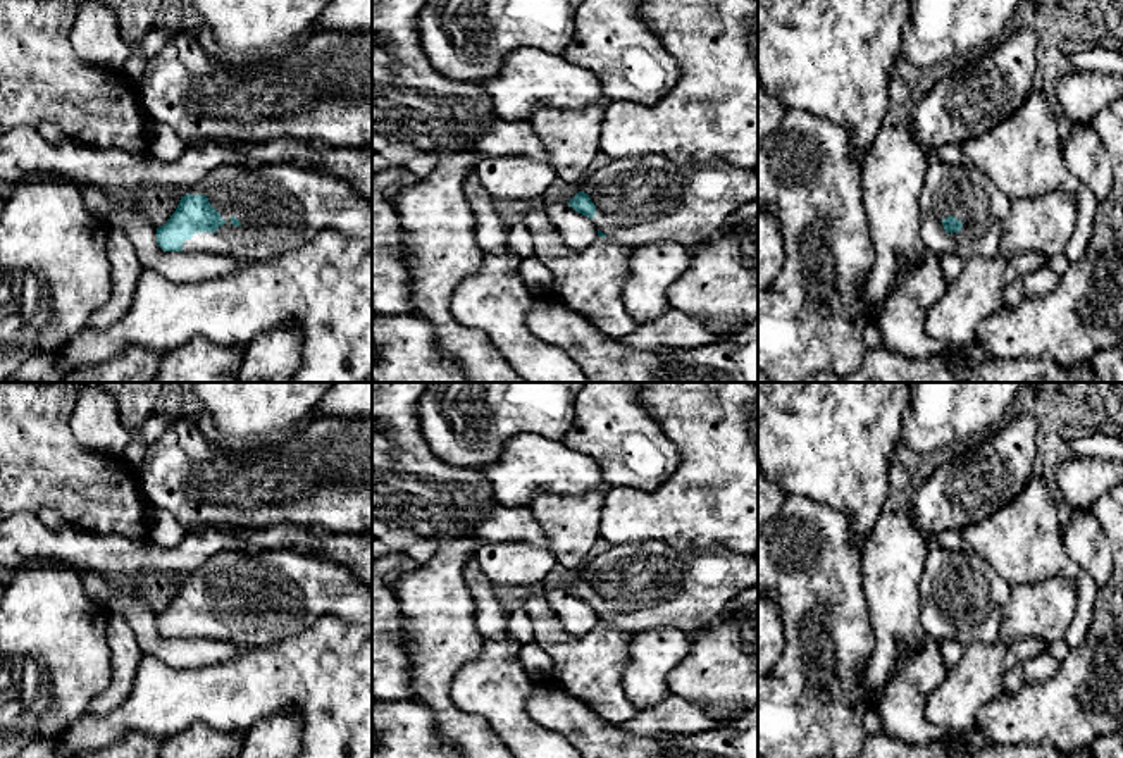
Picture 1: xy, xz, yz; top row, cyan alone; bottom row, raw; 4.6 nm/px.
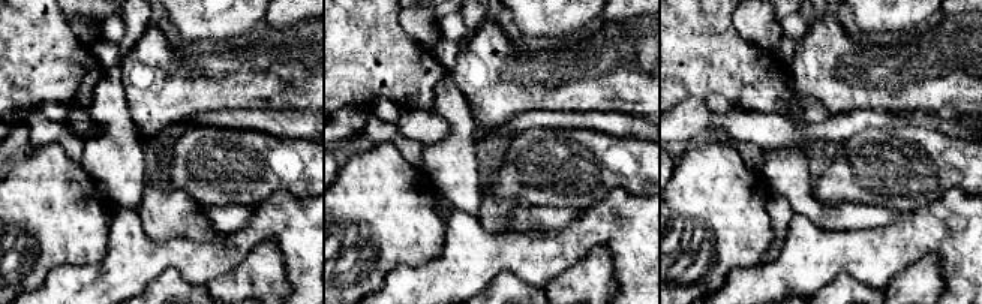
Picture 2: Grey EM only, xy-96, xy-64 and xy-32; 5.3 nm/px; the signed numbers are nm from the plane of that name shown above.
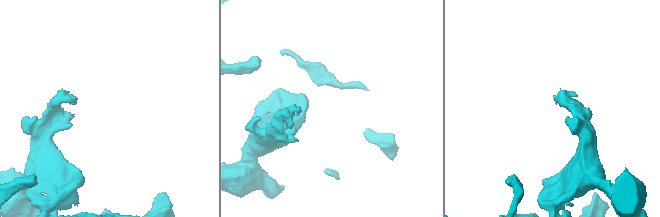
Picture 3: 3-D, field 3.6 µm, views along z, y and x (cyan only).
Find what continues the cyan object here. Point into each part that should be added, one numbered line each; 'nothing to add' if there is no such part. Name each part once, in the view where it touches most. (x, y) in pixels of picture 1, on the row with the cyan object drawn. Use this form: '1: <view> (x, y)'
1: xy (283, 205)

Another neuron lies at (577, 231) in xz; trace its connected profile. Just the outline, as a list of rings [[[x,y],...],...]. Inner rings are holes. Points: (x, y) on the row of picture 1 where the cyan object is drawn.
[[[553,203],[546,208],[546,215],[553,227],[560,233],[565,246],[572,250],[584,250],[598,238],[596,224],[568,203]]]

